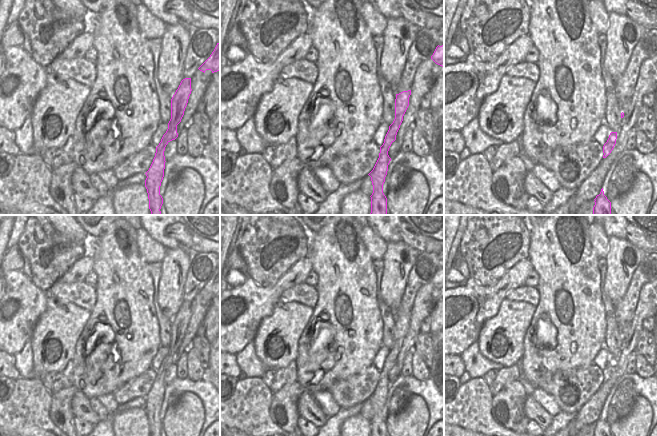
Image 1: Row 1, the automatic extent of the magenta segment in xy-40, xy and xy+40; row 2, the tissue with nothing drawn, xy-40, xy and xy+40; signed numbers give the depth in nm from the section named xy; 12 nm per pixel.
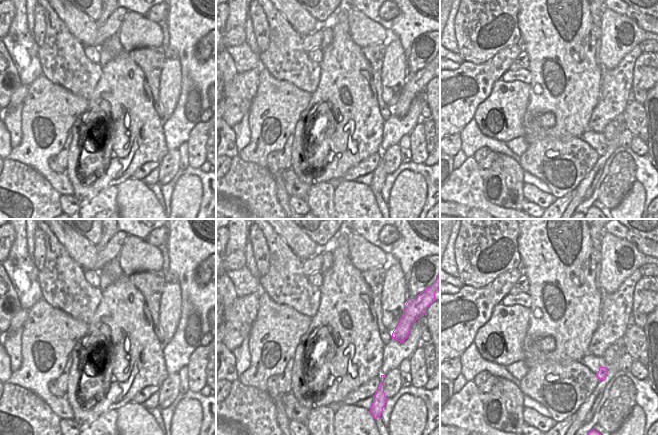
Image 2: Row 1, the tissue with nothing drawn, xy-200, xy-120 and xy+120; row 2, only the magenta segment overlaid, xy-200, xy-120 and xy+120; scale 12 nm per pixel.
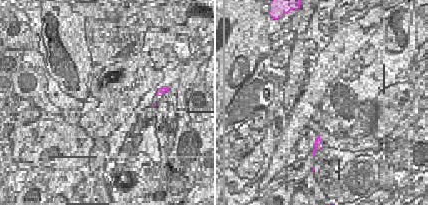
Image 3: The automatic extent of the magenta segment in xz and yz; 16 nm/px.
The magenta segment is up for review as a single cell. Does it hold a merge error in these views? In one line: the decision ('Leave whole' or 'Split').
Leave whole.

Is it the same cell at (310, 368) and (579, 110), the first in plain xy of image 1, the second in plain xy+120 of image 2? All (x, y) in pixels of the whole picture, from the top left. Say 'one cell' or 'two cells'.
one cell

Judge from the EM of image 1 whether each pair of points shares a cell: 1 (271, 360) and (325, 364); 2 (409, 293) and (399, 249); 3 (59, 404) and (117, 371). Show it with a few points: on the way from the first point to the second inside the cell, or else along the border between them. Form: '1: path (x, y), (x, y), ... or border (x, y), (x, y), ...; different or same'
1: border (301, 336), (295, 359); different
2: border (416, 260), (409, 272), (404, 294), (398, 304); different
3: border (73, 384), (78, 390); different

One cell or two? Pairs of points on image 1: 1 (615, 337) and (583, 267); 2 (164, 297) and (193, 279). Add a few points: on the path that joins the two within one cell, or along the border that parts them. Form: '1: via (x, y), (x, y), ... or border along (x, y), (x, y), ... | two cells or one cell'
1: border along (600, 292), (606, 321), (605, 339) | two cells
2: border along (191, 261), (184, 285), (183, 302) | two cells

